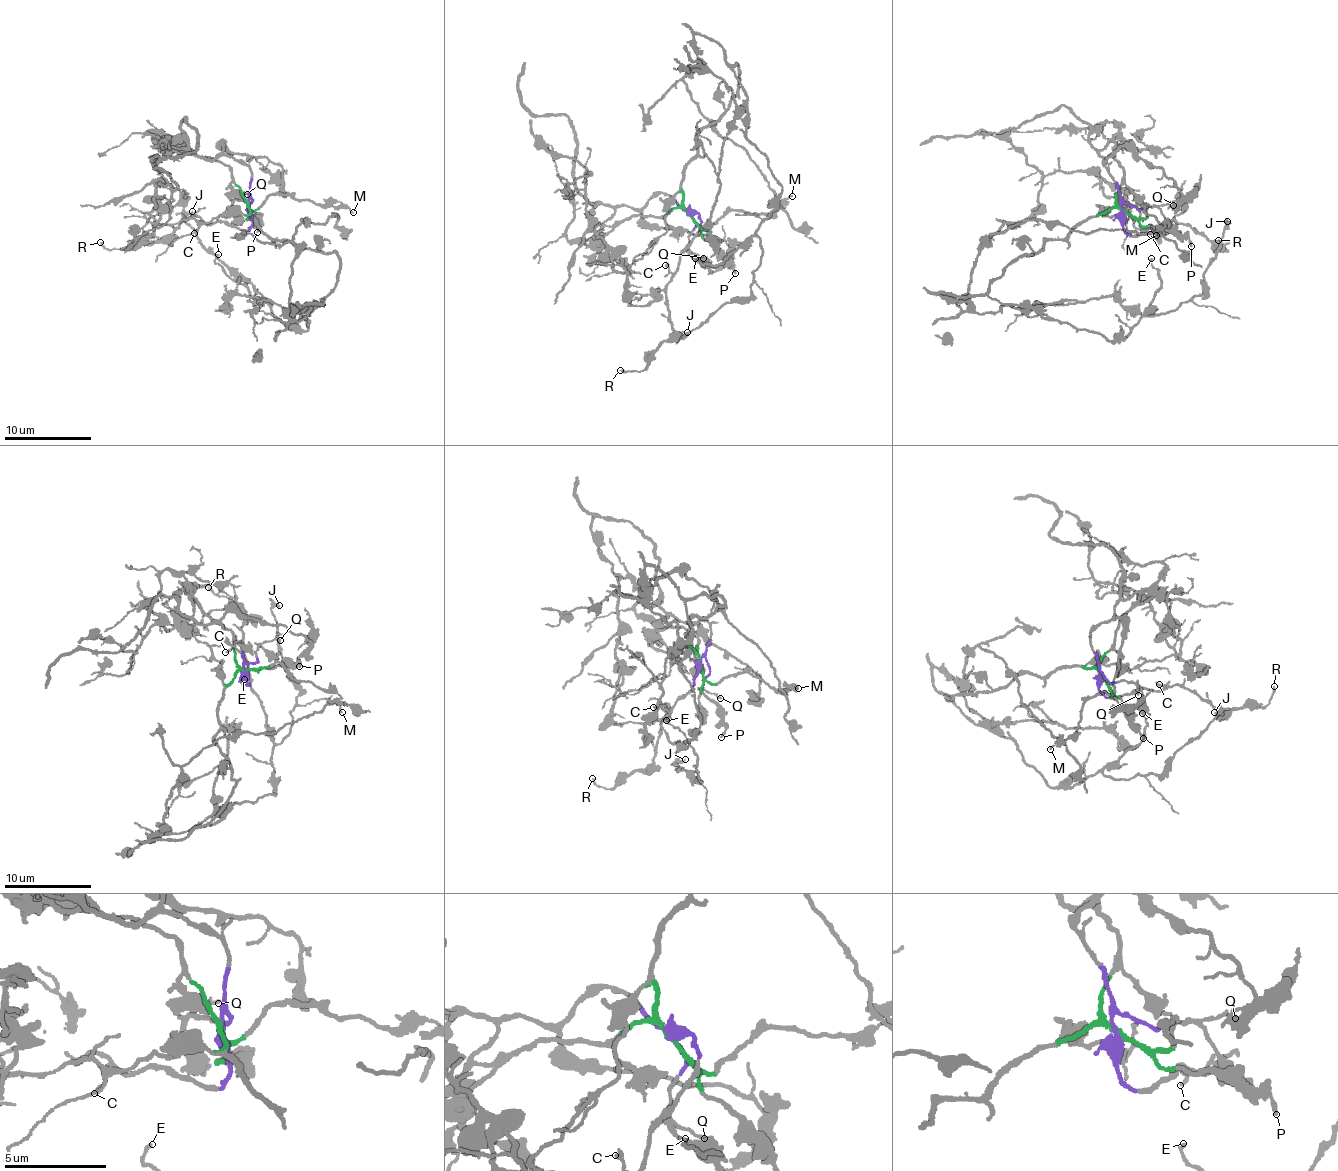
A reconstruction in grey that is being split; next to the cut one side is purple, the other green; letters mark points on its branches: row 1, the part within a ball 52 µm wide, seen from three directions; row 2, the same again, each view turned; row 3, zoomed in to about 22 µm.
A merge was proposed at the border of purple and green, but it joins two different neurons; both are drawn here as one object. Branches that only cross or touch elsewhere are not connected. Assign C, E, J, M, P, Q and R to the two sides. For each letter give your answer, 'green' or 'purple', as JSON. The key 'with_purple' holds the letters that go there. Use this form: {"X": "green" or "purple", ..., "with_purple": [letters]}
{"C": "purple", "E": "green", "J": "green", "M": "green", "P": "green", "Q": "purple", "R": "purple", "with_purple": ["C", "Q", "R"]}

